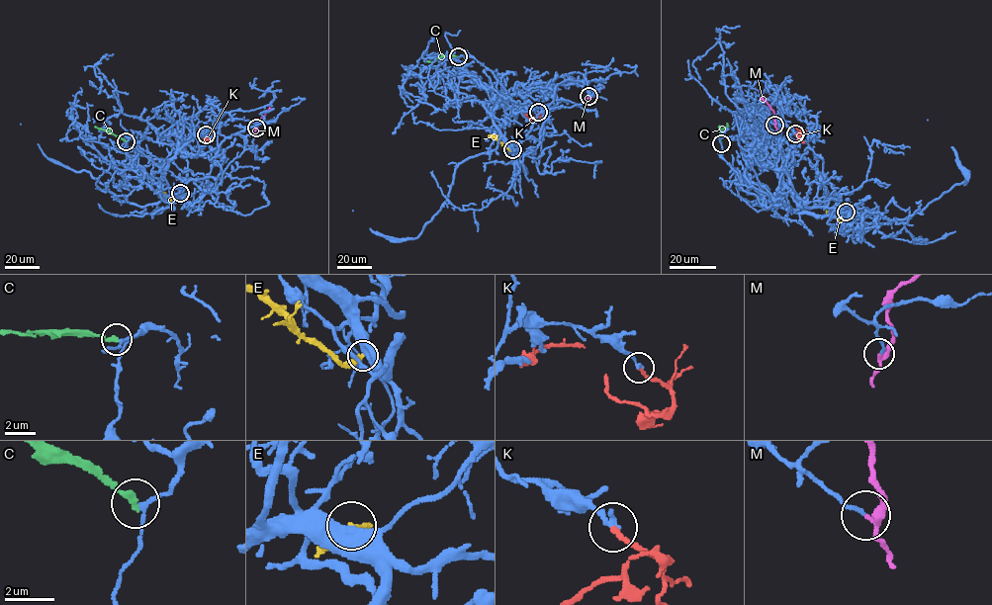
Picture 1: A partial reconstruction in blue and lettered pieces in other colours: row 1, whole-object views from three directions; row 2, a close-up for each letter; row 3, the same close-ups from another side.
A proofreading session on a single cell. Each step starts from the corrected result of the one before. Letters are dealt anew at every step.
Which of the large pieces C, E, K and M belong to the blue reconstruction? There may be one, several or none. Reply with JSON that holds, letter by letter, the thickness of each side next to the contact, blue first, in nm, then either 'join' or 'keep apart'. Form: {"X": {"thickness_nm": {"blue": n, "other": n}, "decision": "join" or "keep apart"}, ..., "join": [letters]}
{"C": {"thickness_nm": {"blue": 150, "other": 240}, "decision": "keep apart"}, "E": {"thickness_nm": {"blue": 550, "other": 280}, "decision": "keep apart"}, "K": {"thickness_nm": {"blue": 220, "other": 240}, "decision": "keep apart"}, "M": {"thickness_nm": {"blue": 150, "other": 240}, "decision": "join"}, "join": ["M"]}

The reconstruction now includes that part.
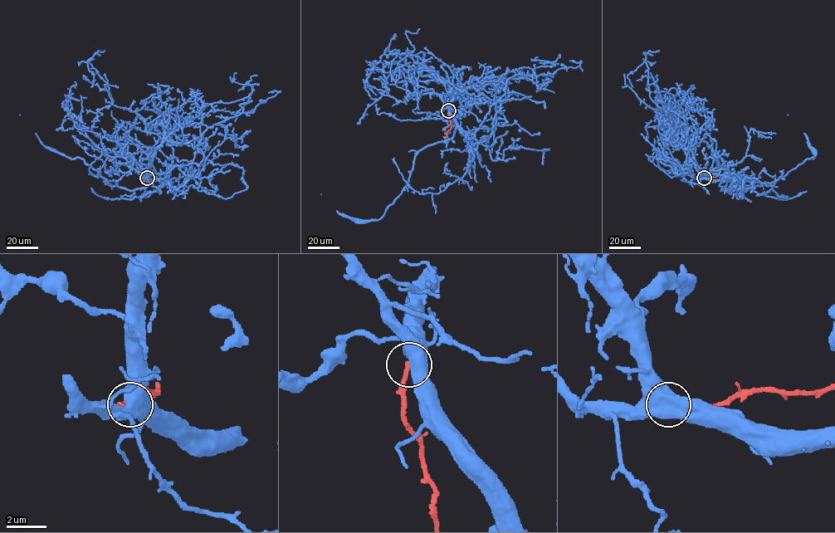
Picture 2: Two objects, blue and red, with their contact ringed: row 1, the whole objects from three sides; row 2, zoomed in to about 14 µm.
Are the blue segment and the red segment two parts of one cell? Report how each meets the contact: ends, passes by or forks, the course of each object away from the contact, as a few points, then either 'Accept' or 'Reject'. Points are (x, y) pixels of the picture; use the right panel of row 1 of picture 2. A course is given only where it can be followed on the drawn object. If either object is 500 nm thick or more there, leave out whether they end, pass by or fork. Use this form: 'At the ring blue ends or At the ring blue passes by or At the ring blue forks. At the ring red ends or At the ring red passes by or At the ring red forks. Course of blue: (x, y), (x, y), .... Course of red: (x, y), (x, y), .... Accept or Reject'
Course of blue: (704, 178), (730, 181), (737, 190), (745, 186), (770, 183), (806, 159), (813, 158), (805, 134), (787, 114). Course of red: (704, 178), (721, 176), (726, 180), (731, 180). Reject

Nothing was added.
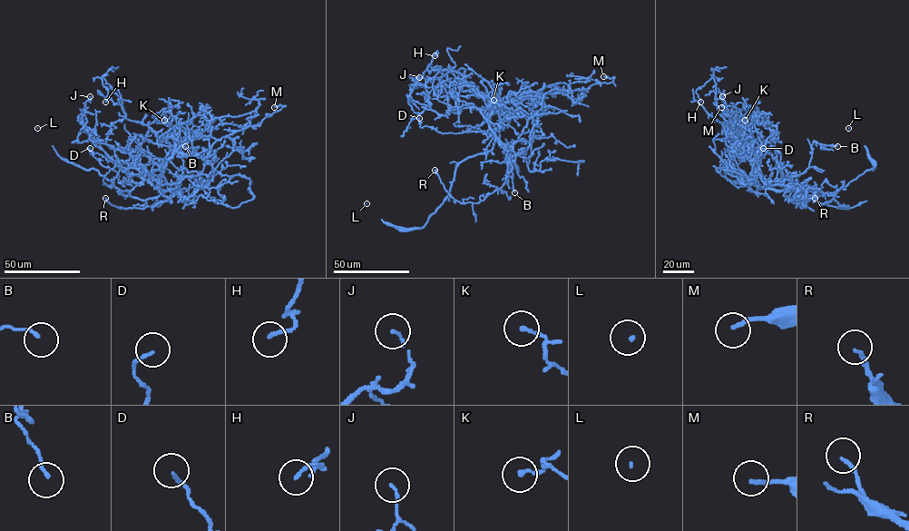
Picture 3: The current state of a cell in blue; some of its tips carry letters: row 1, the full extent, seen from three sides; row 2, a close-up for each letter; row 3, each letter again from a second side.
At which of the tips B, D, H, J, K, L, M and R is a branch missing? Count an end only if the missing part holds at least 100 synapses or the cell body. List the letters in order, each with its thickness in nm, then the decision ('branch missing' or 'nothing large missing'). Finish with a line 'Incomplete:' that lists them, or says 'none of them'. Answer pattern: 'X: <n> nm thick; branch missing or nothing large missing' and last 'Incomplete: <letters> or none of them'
B: 120 nm thick; nothing large missing
D: 120 nm thick; nothing large missing
H: 130 nm thick; nothing large missing
J: 100 nm thick; nothing large missing
K: 160 nm thick; nothing large missing
L: 60 nm thick; branch missing
M: 170 nm thick; nothing large missing
R: 140 nm thick; nothing large missing
Incomplete: L

